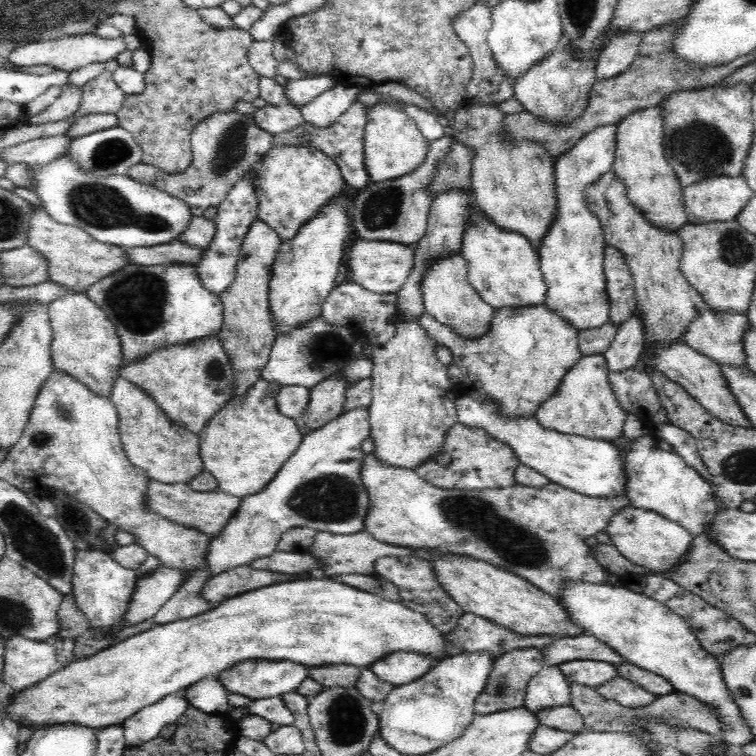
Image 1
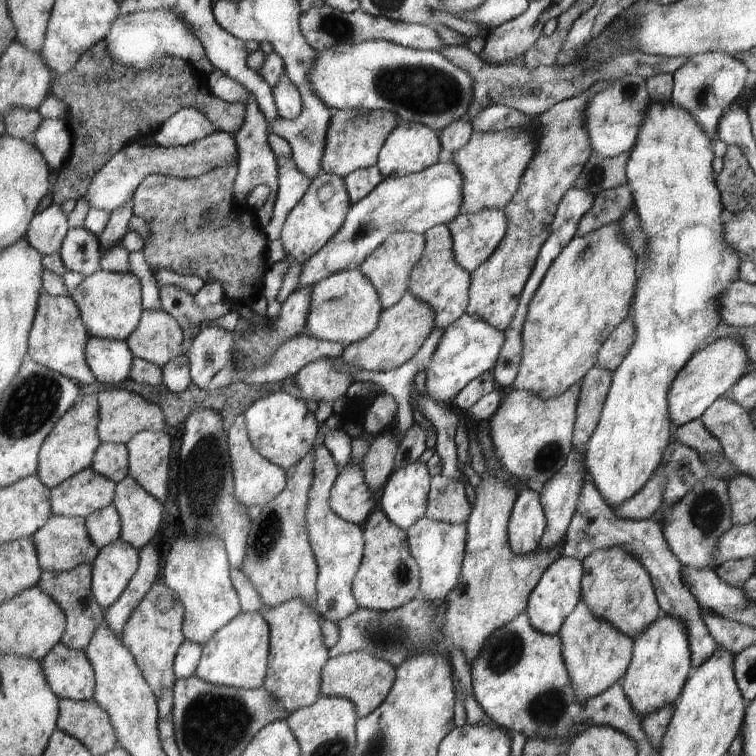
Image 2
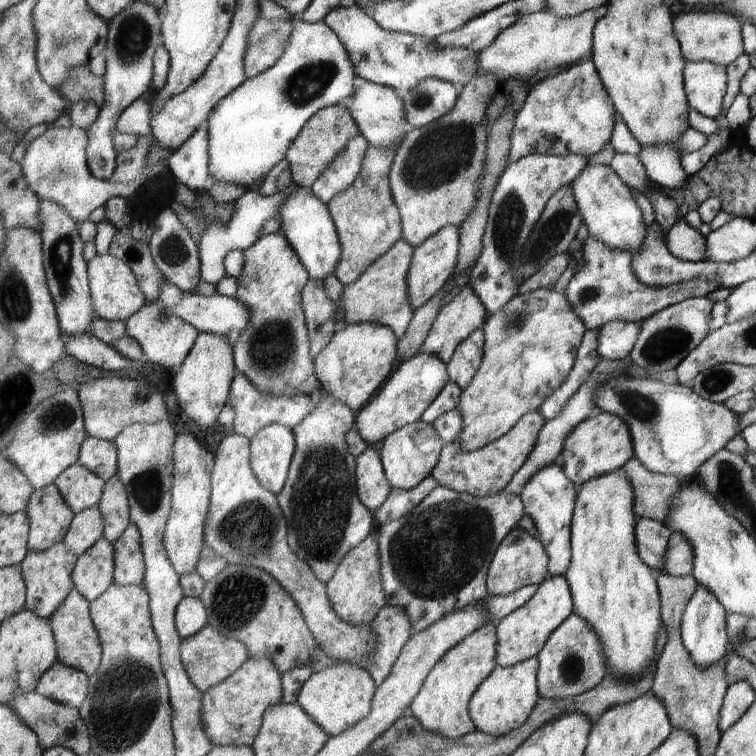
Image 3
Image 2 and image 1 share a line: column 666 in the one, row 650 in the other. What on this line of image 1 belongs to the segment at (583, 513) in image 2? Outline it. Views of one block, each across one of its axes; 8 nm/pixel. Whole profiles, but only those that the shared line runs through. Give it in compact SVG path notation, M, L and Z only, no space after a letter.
M576 634L575 637L561 637L541 650L545 665L562 665L572 660L596 660L609 662L615 667L628 663L620 653L605 642L590 634Z

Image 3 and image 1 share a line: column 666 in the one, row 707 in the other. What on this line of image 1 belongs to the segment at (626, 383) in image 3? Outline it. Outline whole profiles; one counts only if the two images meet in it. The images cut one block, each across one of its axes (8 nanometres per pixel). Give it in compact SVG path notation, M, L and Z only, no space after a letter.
M475 652L452 654L436 660L427 674L408 685L395 686L383 700L381 737L394 750L425 755L456 740L472 724L476 699L490 677L495 656Z

